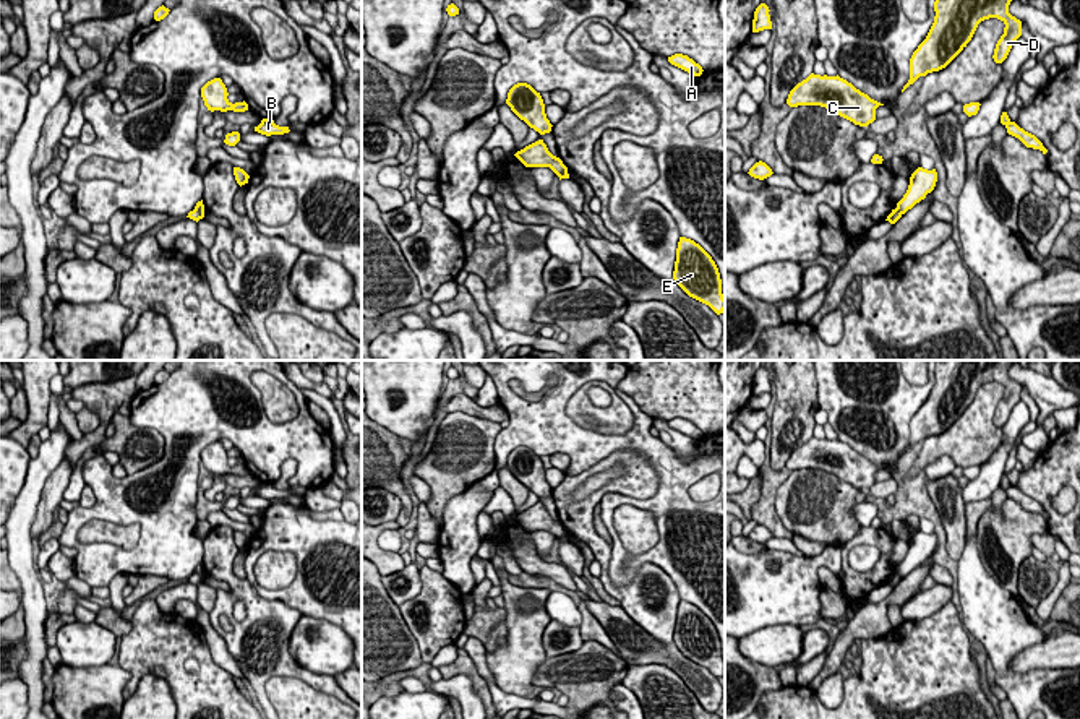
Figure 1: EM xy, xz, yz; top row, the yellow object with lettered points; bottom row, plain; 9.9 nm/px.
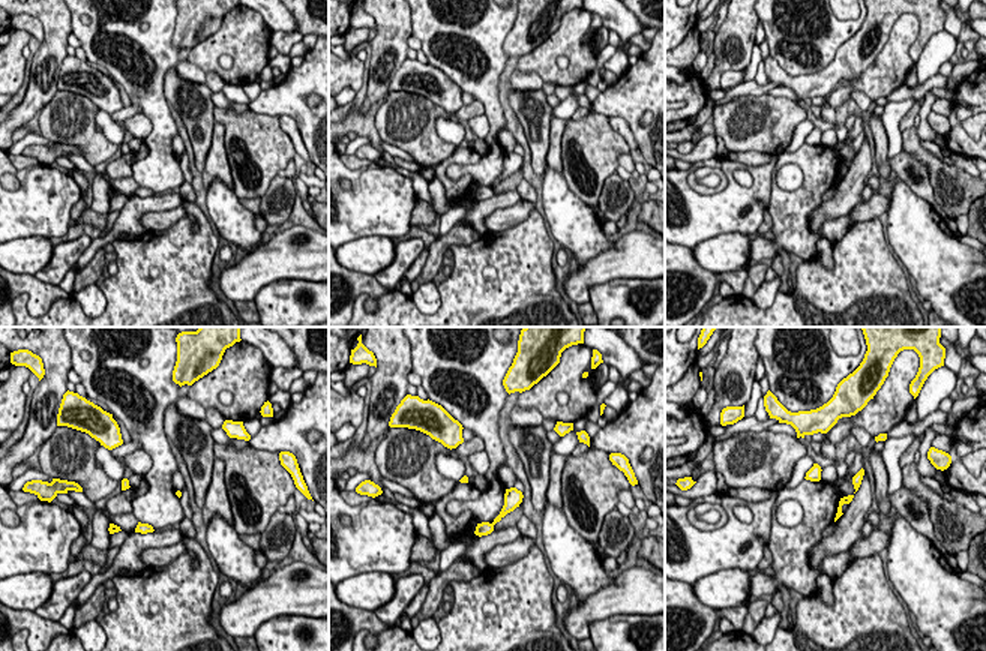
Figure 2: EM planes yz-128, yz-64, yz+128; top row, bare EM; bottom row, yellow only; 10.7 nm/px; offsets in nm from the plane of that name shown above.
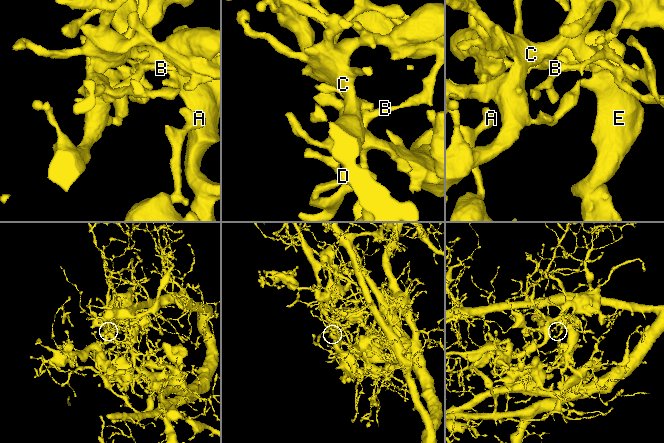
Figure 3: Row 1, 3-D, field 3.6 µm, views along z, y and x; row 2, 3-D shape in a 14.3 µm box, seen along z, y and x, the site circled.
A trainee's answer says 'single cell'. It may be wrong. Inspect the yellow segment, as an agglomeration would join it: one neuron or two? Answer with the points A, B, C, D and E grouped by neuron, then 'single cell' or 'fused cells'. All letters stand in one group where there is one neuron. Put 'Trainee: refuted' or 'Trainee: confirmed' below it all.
A C D E / B; fused cells
Trainee: refuted

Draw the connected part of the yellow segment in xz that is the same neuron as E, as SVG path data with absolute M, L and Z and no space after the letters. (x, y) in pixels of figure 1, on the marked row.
M679 237L673 279L689 297L709 305L717 315L725 312L718 268L691 239Z

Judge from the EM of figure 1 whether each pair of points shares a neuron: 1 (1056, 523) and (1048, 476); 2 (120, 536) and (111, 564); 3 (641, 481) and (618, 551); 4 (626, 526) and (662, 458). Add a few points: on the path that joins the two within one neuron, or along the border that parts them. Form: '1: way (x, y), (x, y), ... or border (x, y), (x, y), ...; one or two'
1: way (1051, 512), (1046, 505), (1046, 487); one
2: border (140, 525), (140, 539), (132, 547), (80, 542); two
3: border (655, 468), (651, 497), (607, 492), (599, 502); two
4: border (613, 510), (620, 505), (647, 510), (660, 538); two

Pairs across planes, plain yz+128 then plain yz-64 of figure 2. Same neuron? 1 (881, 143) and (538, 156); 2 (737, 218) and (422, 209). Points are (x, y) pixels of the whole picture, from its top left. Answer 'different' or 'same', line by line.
1: same
2: different

